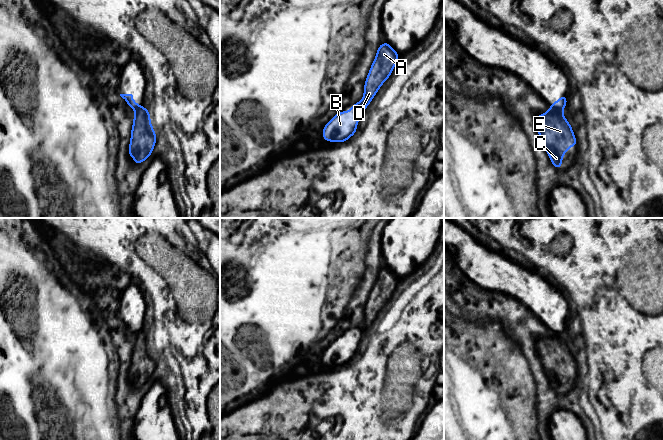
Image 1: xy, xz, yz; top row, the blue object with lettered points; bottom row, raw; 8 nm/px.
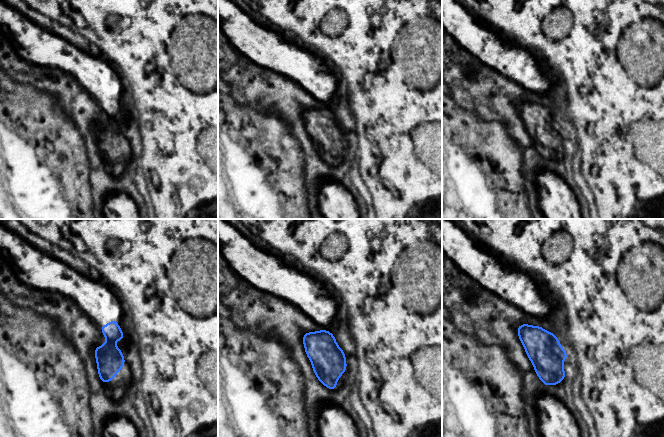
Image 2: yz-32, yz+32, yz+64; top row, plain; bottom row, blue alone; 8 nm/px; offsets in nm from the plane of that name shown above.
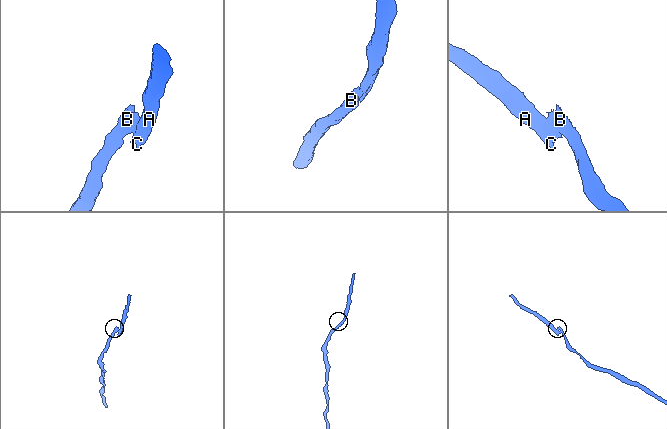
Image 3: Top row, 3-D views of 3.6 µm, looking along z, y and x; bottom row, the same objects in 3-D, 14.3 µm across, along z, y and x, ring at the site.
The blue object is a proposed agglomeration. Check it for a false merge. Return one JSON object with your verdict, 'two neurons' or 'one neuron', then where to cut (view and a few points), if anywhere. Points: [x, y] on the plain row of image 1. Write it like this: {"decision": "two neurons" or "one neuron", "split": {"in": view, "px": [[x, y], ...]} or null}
{"decision": "two neurons", "split": {"in": "yz", "px": [[550, 330], [561, 337]]}}

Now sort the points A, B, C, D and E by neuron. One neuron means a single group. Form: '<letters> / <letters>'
A C D E / B

